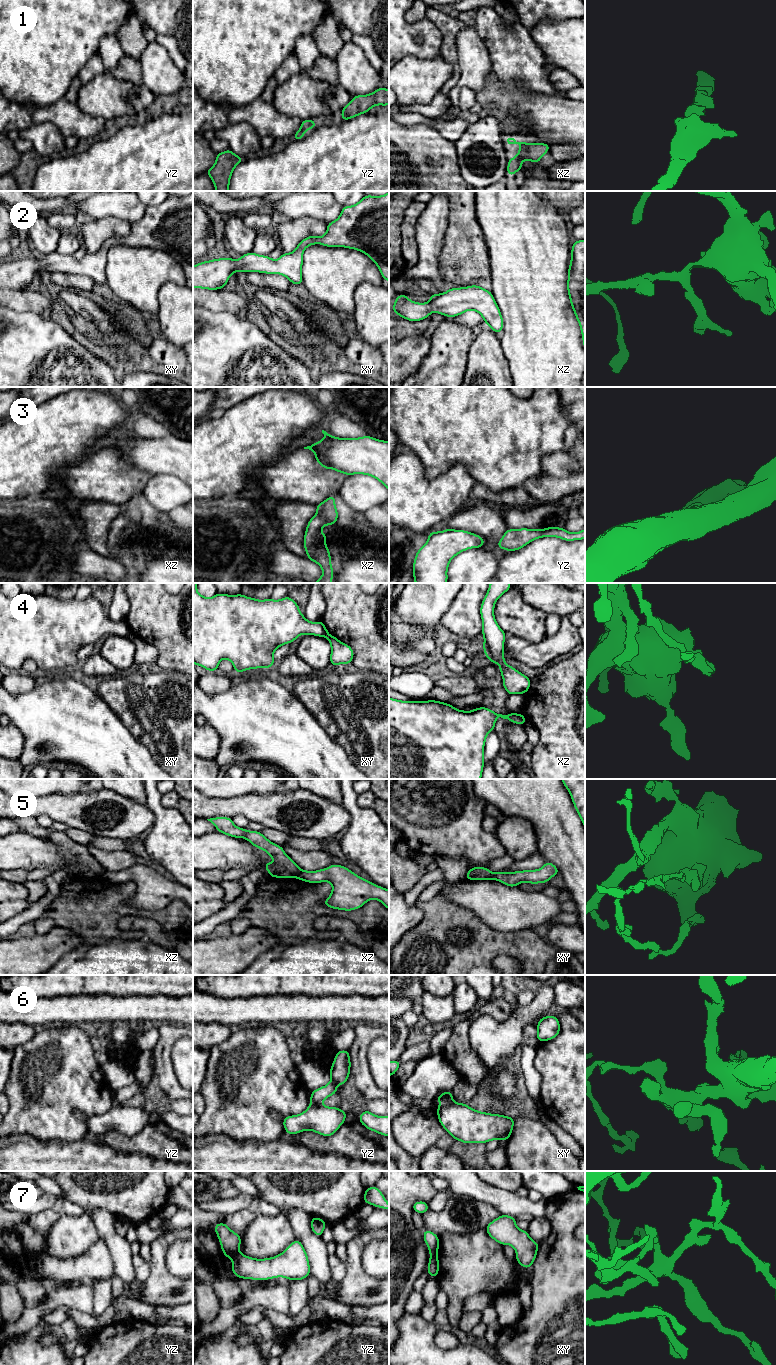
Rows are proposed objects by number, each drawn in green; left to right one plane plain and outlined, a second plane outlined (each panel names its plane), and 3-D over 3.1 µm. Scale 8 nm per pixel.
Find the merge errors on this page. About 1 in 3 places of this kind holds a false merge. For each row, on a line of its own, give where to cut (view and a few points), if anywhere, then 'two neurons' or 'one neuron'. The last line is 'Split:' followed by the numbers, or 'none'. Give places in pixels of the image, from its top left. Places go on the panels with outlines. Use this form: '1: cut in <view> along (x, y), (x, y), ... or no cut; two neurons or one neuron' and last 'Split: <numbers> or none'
1: no cut; one neuron
2: no cut; one neuron
3: no cut; one neuron
4: cut in xy along (328, 634), (326, 636); two neurons
5: cut in xz along (301, 870), (295, 876); two neurons
6: cut in xy along (452, 1101), (442, 1103); two neurons
7: cut in yz along (239, 1252), (232, 1258); two neurons
Split: 4, 5, 6, 7

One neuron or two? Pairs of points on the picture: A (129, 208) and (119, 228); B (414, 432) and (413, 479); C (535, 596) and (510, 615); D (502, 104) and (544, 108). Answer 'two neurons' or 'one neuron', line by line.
A: two neurons
B: two neurons
C: two neurons
D: one neuron

